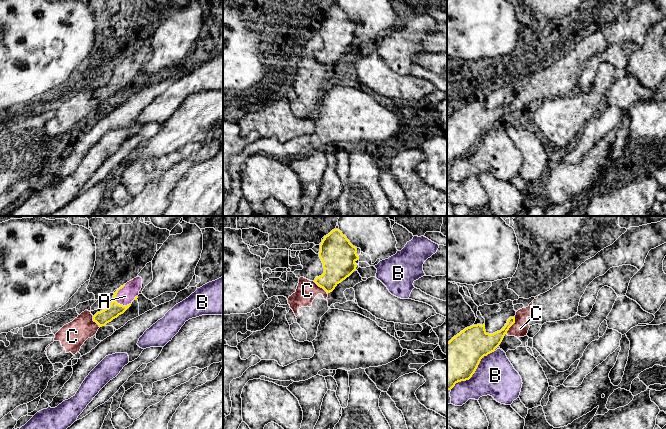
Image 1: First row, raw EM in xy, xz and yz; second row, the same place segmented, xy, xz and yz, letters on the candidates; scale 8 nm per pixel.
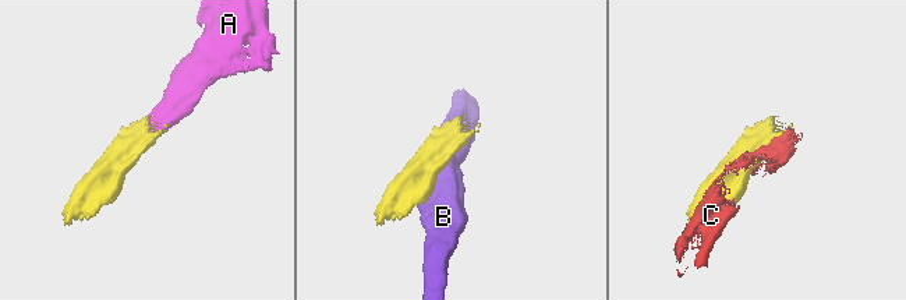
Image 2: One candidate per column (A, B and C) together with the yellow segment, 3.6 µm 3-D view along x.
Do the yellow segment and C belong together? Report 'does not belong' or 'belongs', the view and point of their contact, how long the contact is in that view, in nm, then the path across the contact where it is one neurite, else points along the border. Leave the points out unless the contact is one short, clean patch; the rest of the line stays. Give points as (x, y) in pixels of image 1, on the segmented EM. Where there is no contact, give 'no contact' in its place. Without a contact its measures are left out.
does not belong; contact yz (512, 324); length 150 nm

